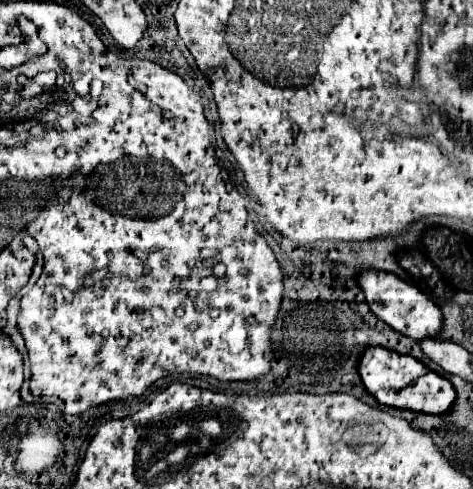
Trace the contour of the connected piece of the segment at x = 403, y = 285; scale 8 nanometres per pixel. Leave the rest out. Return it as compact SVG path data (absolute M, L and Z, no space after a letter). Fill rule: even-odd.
M361 269L357 273L357 283L359 283L361 291L365 293L365 299L371 307L371 311L381 321L385 321L387 325L397 329L399 333L403 333L411 339L417 339L417 341L439 335L443 315L441 315L437 303L431 301L417 285L411 285L411 283L403 281L401 277L387 273L387 271L379 271L379 269ZM377 301L381 301L381 305Z

